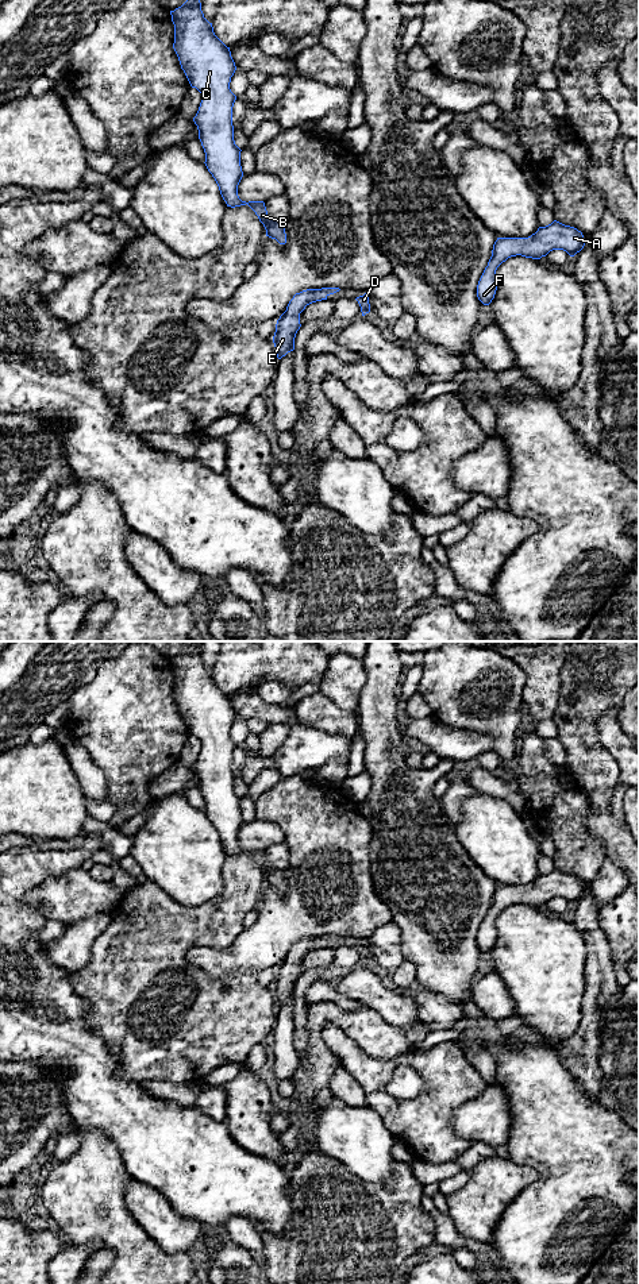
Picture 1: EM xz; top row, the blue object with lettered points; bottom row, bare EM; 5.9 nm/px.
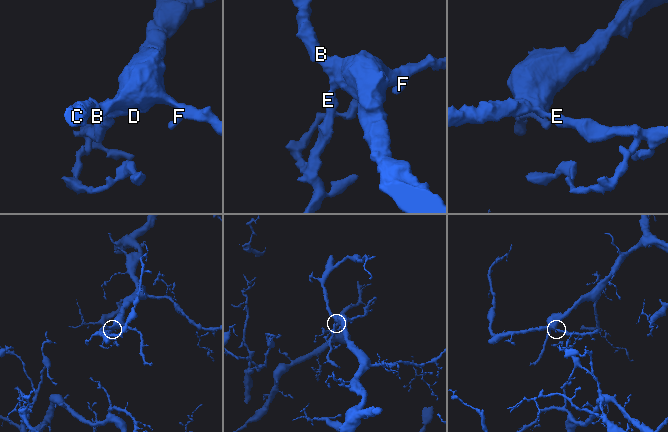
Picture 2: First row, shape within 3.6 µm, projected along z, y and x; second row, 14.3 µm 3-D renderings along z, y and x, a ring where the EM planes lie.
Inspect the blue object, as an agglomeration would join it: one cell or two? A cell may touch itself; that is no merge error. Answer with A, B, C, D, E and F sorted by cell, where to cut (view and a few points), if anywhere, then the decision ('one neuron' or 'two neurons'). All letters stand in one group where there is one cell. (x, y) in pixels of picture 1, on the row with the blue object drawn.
A B C D E F | no cut | one neuron

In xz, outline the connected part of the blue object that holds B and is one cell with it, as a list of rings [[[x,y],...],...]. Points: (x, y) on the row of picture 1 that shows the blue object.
[[[186,0],[181,7],[170,11],[170,15],[174,24],[173,49],[190,86],[201,93],[201,103],[193,122],[197,126],[199,139],[205,153],[204,163],[215,178],[227,207],[235,208],[247,204],[263,224],[266,236],[276,239],[280,244],[285,244],[284,221],[270,219],[263,201],[246,203],[238,196],[238,185],[243,171],[240,166],[242,150],[234,140],[232,107],[236,96],[231,92],[230,82],[236,66],[230,47],[215,35],[212,23],[204,18],[200,0]]]

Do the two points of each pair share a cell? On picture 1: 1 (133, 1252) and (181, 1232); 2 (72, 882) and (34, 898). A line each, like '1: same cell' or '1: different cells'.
1: different cells
2: same cell

